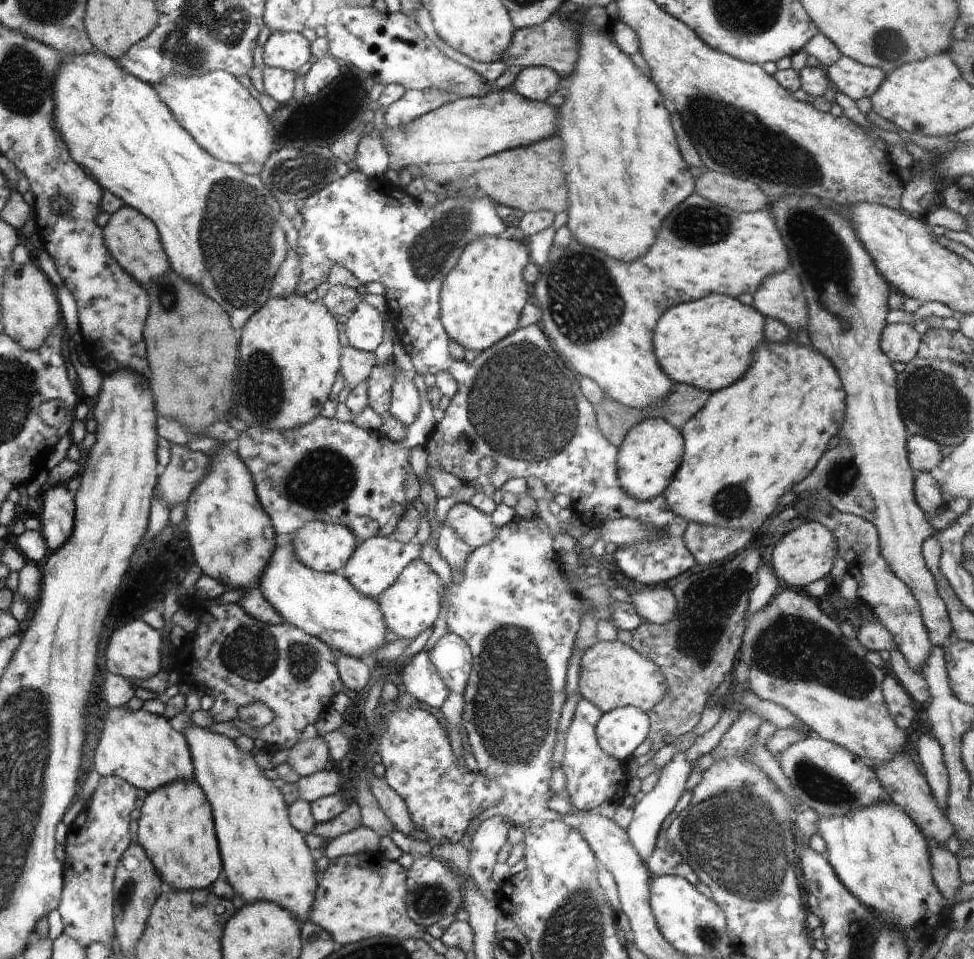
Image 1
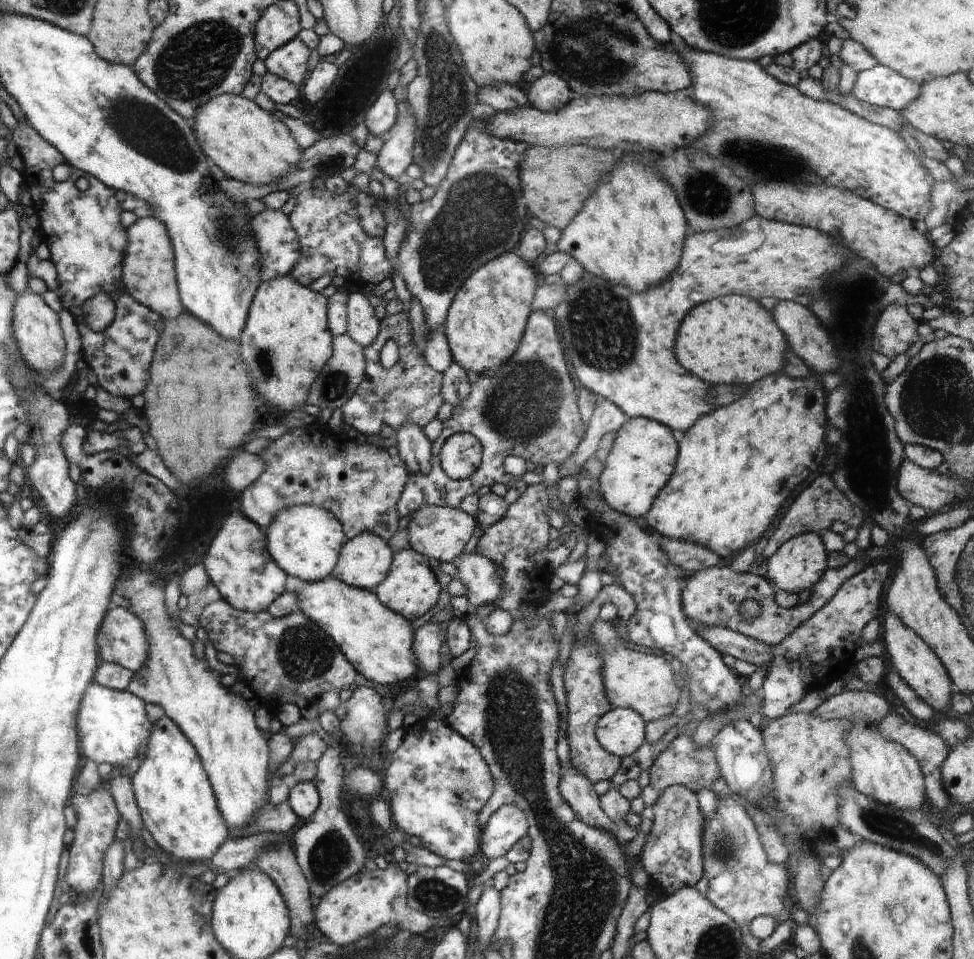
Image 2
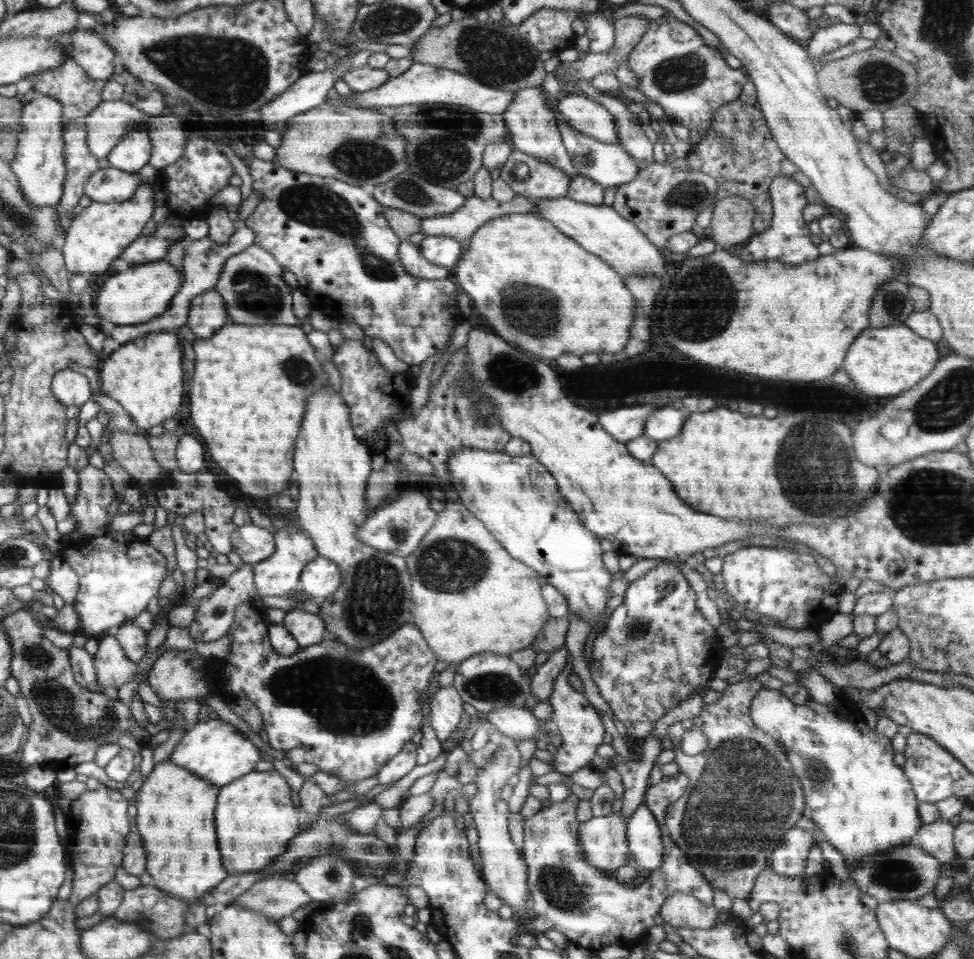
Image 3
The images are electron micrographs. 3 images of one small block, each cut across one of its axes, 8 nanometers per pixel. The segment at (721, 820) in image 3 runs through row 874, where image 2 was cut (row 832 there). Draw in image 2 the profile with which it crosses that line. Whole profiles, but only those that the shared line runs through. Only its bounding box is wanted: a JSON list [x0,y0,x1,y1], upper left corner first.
[700,793,793,942]

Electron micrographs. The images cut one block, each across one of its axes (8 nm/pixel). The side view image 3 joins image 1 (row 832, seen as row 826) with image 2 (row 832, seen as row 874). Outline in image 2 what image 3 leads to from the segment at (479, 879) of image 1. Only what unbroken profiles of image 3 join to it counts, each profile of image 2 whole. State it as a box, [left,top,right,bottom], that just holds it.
[480,806,528,861]

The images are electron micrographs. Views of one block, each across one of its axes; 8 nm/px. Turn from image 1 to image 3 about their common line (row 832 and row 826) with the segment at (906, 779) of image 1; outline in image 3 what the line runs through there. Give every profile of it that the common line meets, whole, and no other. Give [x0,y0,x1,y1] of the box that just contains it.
[915,821,957,864]

